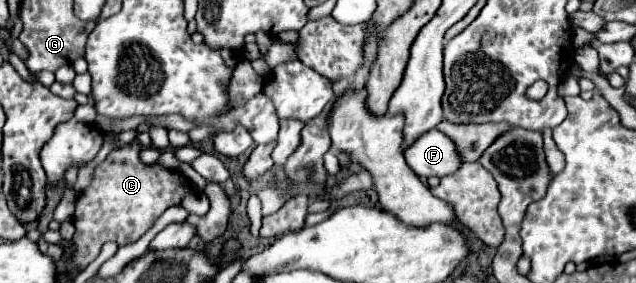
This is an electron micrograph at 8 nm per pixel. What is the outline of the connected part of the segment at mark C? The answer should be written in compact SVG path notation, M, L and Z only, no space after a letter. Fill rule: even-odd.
M137 141L117 147L109 157L95 167L93 179L85 191L77 197L73 225L75 225L75 257L77 267L87 267L101 251L103 243L115 241L117 245L127 245L137 241L155 219L169 207L181 205L183 197L193 193L193 185L187 177L175 169L163 165L147 165L139 159L141 145Z

